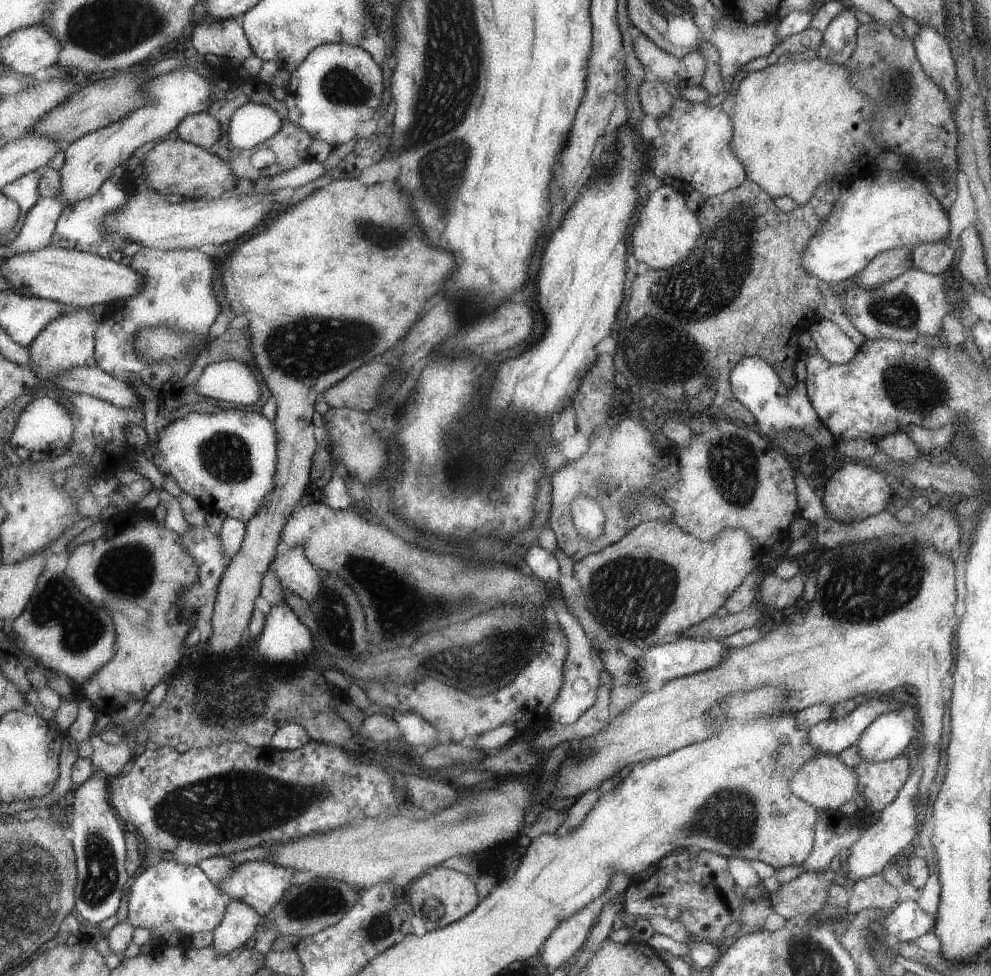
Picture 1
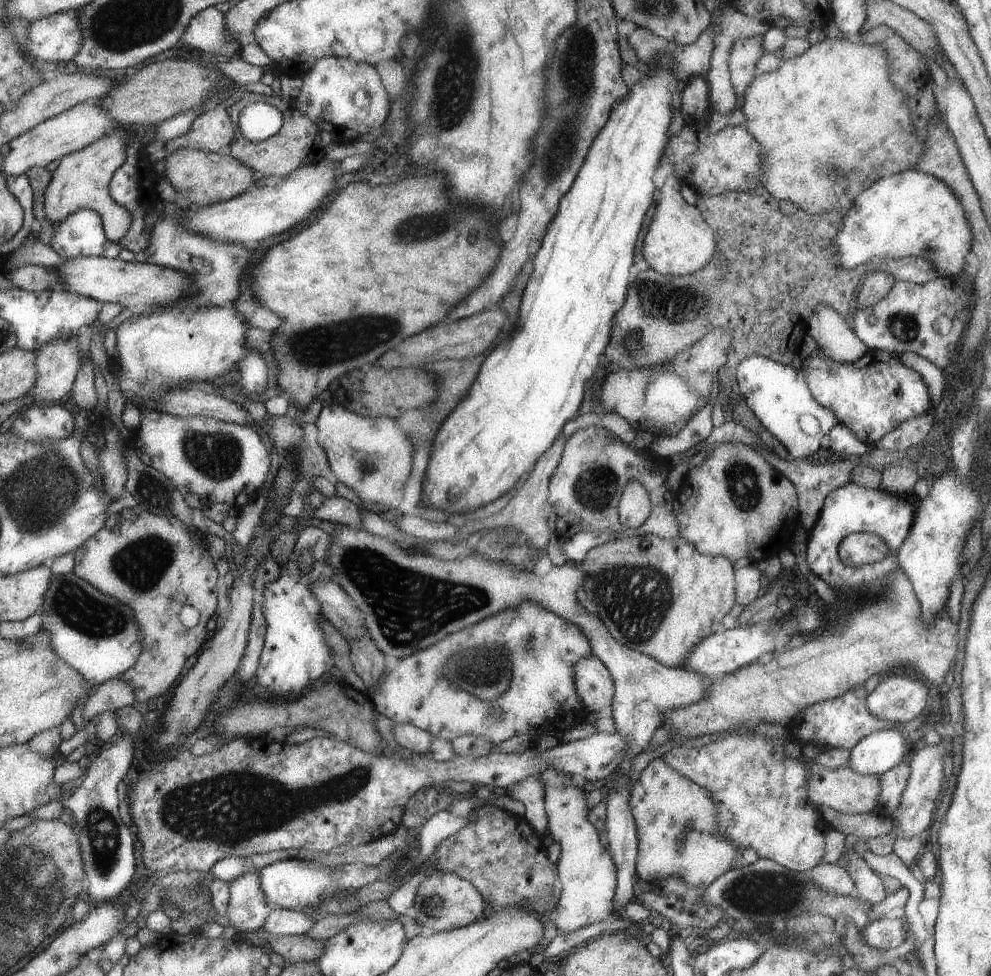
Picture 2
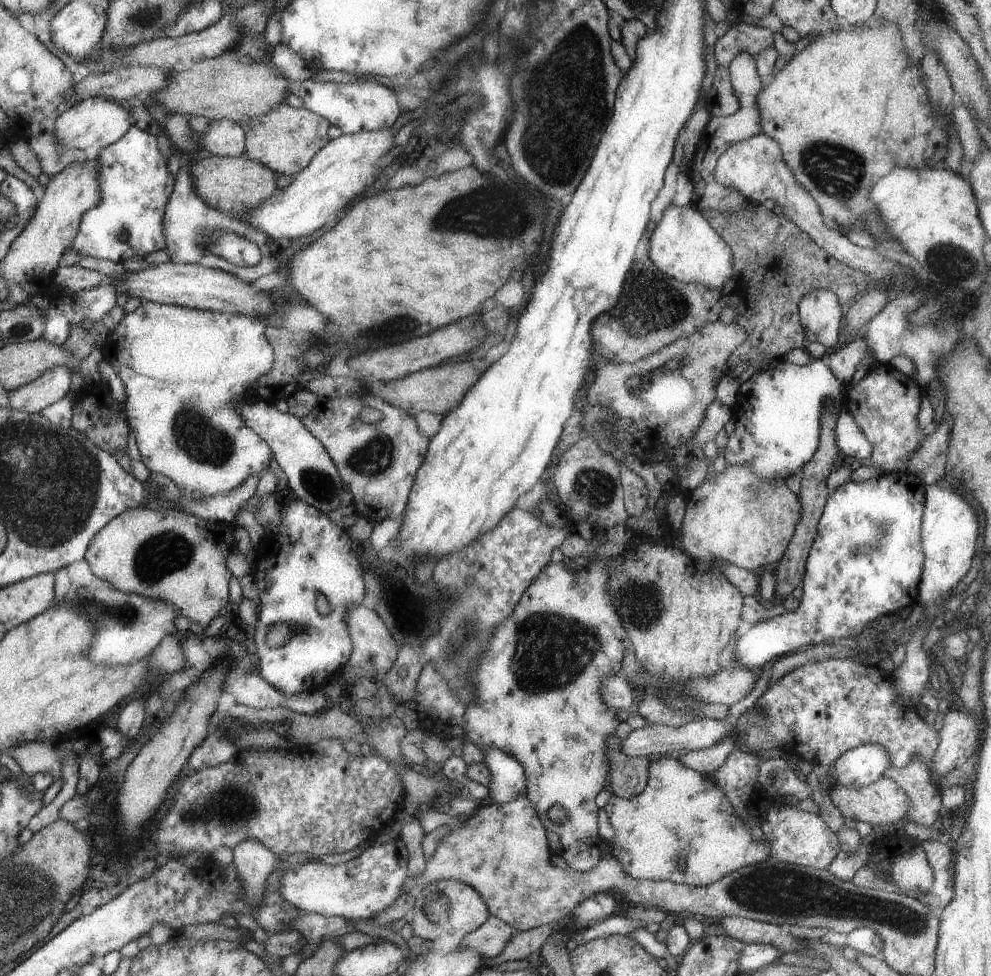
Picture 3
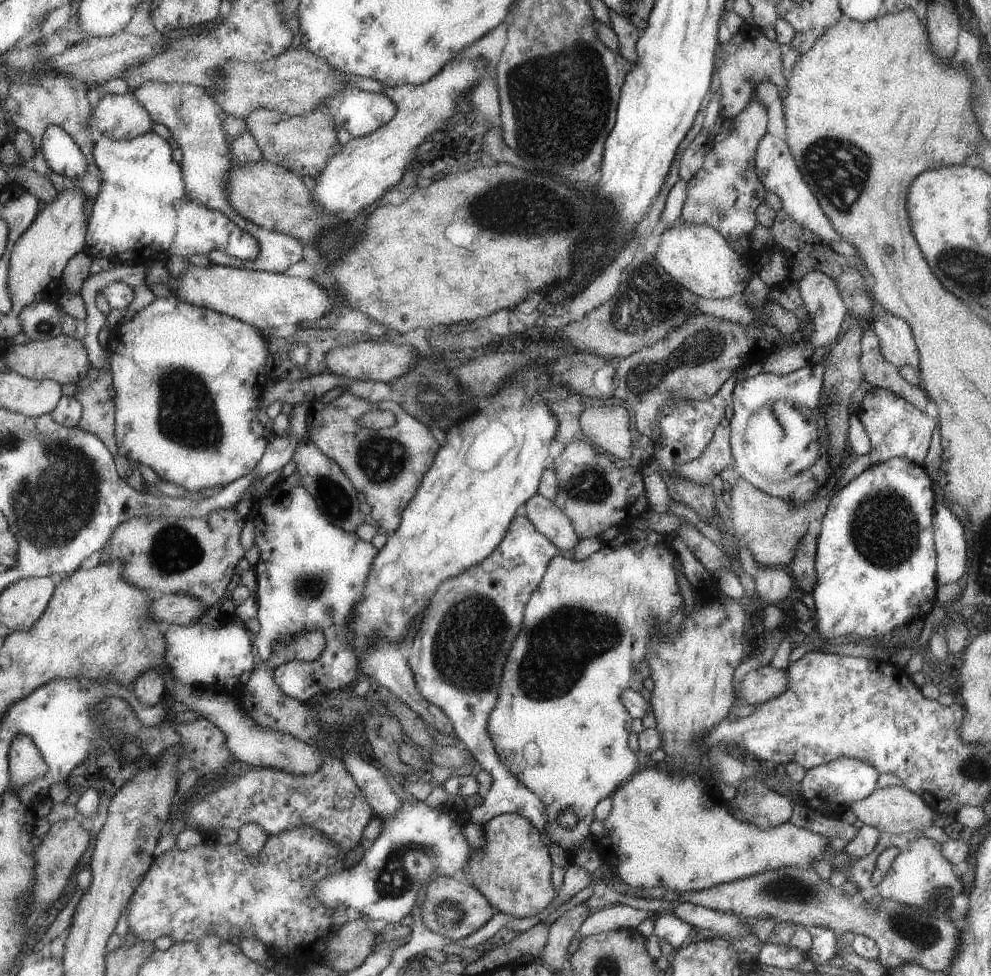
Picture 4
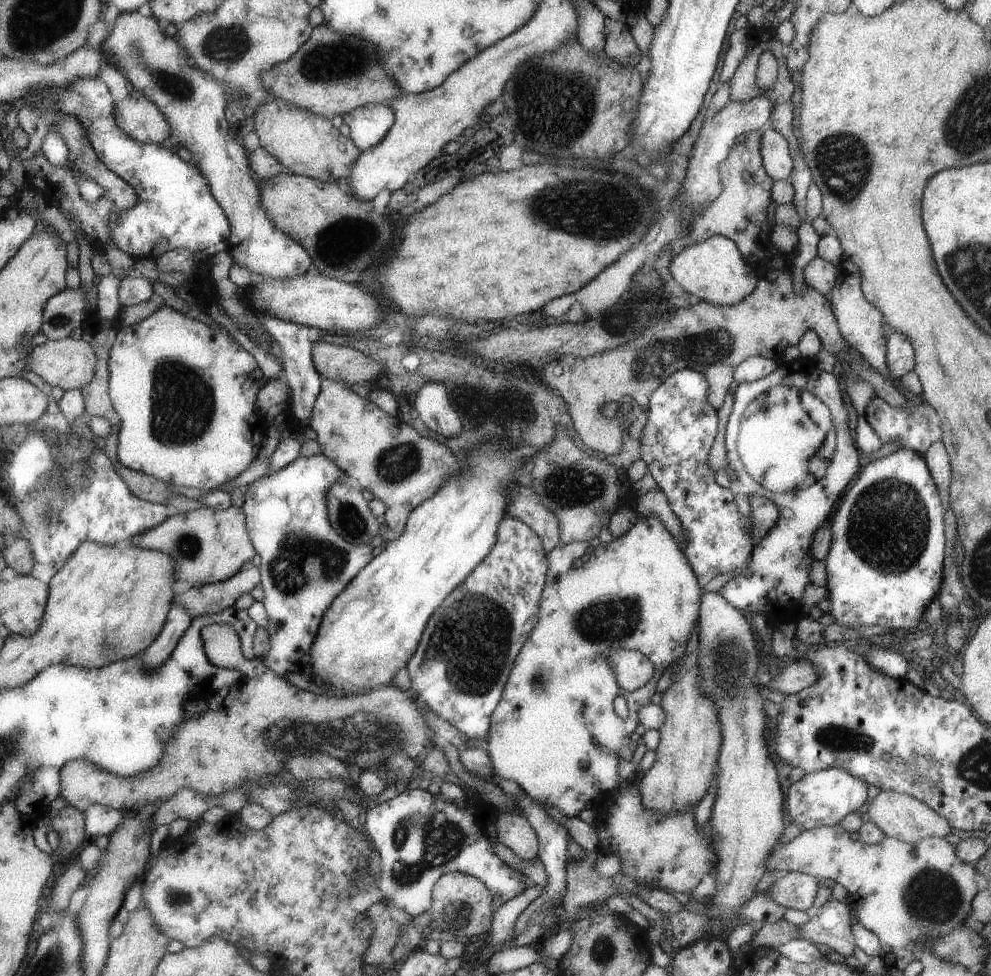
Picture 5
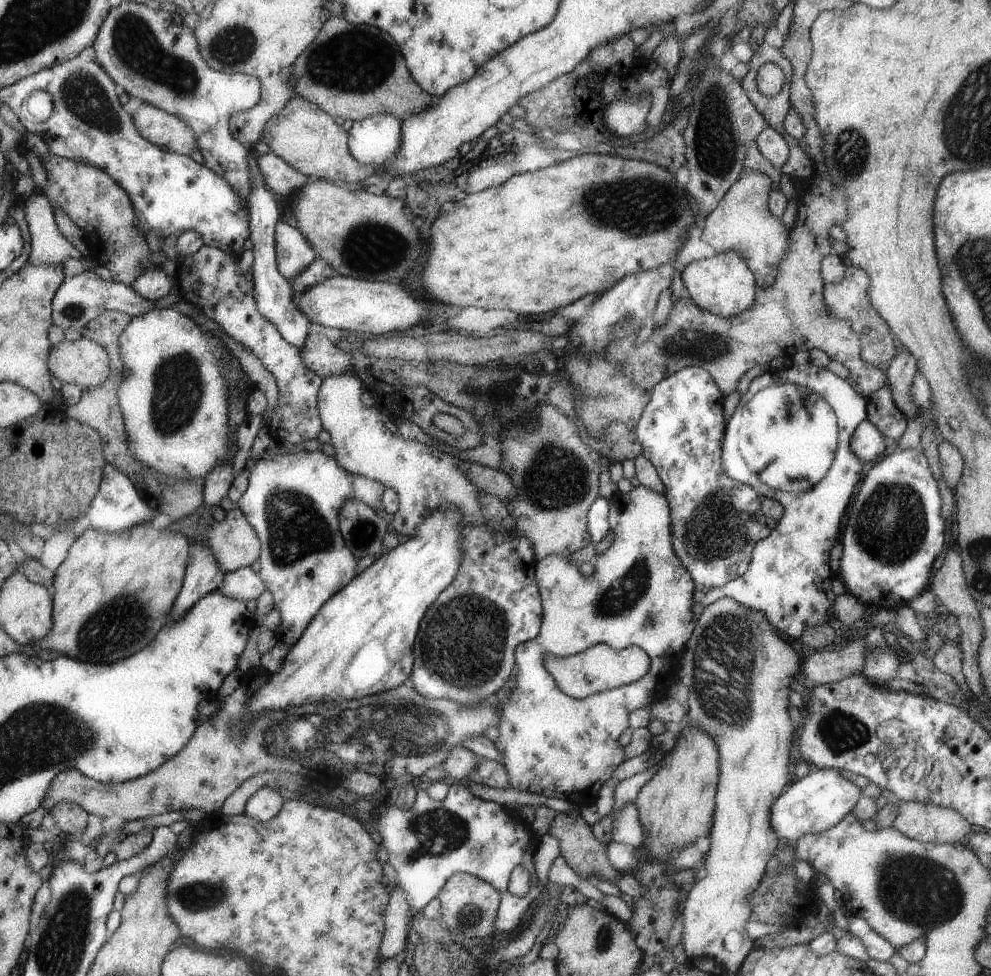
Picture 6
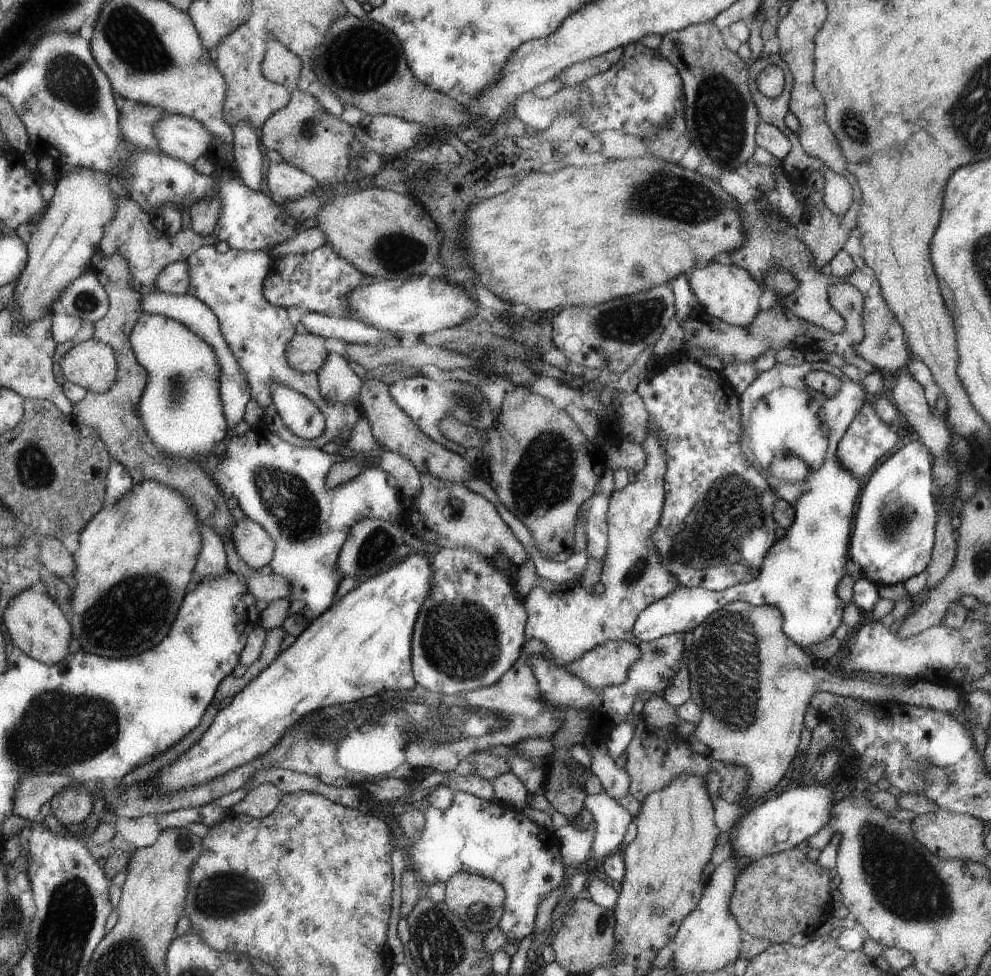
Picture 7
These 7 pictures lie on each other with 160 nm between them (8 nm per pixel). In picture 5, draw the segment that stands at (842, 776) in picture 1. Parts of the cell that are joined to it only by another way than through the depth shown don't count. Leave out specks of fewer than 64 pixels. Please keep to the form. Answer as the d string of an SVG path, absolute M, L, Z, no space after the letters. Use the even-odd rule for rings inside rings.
M892 790L880 791L871 799L866 810L868 819L874 822L885 837L900 839L906 843L921 841L925 837L944 837L951 832L948 820L912 796Z

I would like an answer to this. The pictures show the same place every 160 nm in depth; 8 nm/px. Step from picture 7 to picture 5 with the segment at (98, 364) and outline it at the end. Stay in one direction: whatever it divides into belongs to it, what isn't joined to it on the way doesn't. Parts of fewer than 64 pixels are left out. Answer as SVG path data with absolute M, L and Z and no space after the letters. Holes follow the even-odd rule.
M73 338L51 339L45 344L38 345L30 355L28 370L39 375L51 386L59 386L65 391L67 389L82 389L88 385L96 376L98 358L95 348L85 342Z

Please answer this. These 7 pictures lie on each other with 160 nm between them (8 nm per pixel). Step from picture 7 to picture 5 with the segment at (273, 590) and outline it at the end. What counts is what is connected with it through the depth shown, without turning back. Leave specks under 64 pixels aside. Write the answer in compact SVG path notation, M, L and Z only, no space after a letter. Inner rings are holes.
M251 567L240 570L235 576L218 583L209 583L202 587L193 587L182 595L175 596L174 605L184 606L194 616L220 613L232 607L245 592L250 593L262 584L262 570Z

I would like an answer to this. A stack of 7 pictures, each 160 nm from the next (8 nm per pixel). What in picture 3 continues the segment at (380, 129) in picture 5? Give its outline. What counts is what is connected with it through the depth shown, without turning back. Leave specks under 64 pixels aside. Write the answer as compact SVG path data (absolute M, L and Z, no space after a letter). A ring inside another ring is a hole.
M311 79L294 83L294 92L301 102L303 109L313 111L326 118L330 125L340 128L342 134L359 131L374 131L390 128L399 116L399 108L395 102L393 89L386 88L375 82L357 80L346 84L333 82L315 82Z

